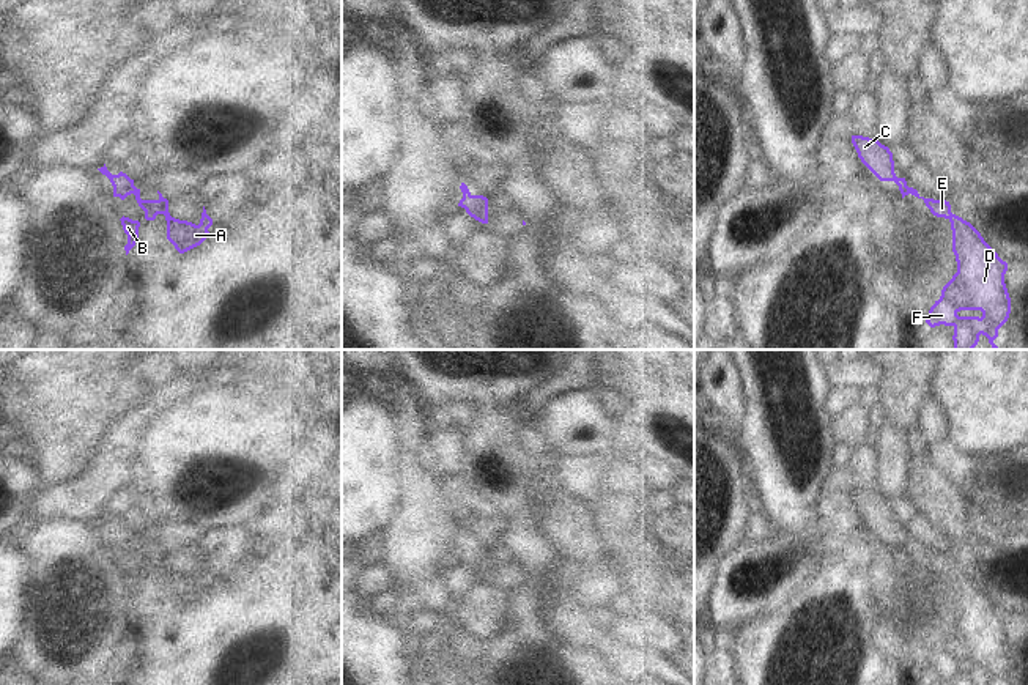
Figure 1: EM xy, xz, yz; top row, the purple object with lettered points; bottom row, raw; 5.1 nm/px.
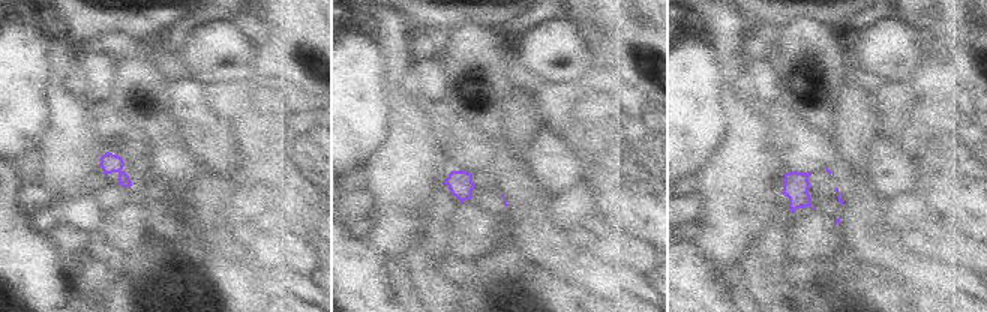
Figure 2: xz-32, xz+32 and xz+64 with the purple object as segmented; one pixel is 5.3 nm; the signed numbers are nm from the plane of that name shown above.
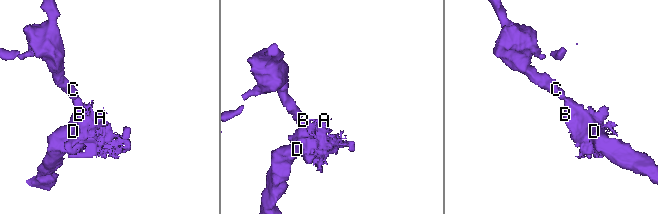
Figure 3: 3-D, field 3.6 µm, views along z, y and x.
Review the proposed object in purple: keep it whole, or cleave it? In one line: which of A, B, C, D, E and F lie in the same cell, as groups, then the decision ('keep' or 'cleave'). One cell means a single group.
groups A B C D E F; keep

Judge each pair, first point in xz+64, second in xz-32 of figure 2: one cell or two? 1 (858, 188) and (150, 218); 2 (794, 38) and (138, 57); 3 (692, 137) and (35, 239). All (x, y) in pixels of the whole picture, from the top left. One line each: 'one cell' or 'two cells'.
1: two cells
2: one cell
3: two cells

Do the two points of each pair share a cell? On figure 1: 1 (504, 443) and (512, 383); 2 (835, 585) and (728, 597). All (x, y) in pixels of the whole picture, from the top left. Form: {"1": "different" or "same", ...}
{"1": "different", "2": "different"}

